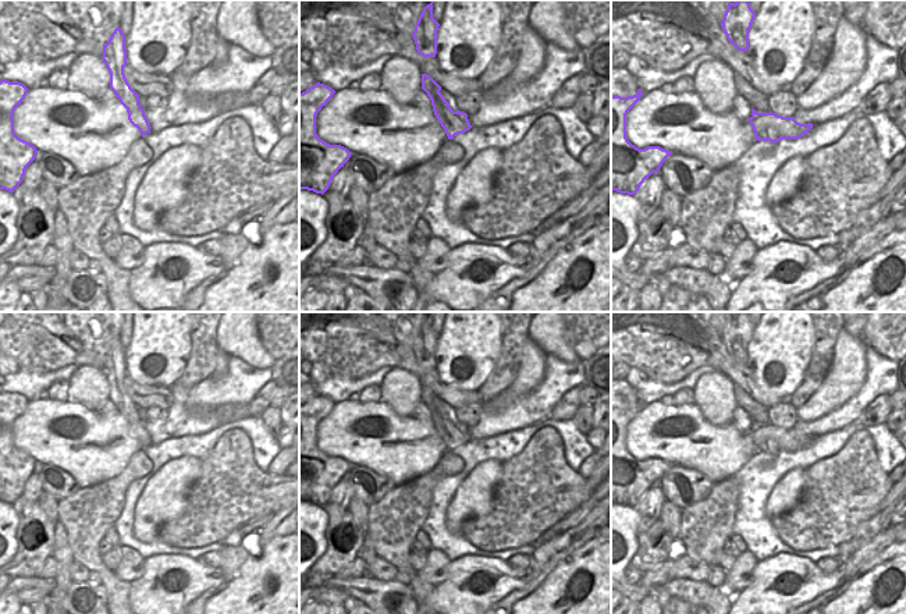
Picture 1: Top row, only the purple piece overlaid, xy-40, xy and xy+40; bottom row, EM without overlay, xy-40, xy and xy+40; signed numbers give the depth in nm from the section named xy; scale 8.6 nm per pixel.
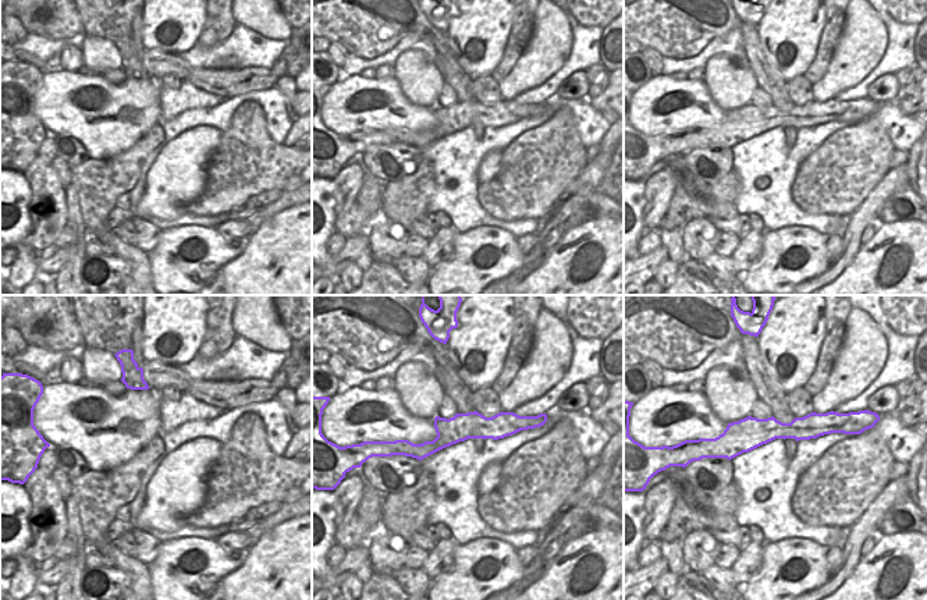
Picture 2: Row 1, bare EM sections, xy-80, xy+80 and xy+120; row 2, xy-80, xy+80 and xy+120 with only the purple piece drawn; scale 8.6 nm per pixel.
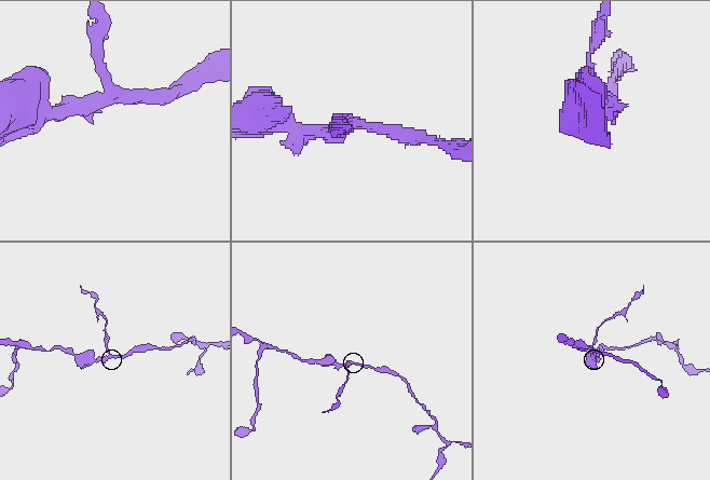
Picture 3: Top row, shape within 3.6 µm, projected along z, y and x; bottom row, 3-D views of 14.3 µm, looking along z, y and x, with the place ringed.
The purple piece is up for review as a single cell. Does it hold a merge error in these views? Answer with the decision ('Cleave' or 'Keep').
Cleave

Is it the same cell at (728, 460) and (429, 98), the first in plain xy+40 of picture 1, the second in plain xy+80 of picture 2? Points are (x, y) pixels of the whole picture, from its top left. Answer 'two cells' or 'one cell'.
two cells

